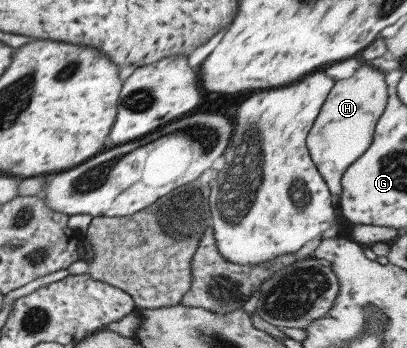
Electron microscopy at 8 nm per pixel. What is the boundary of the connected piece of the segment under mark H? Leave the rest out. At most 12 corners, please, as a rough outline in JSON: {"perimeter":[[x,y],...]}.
{"perimeter":[[385,72],[337,80],[305,138],[332,194],[373,141]]}

